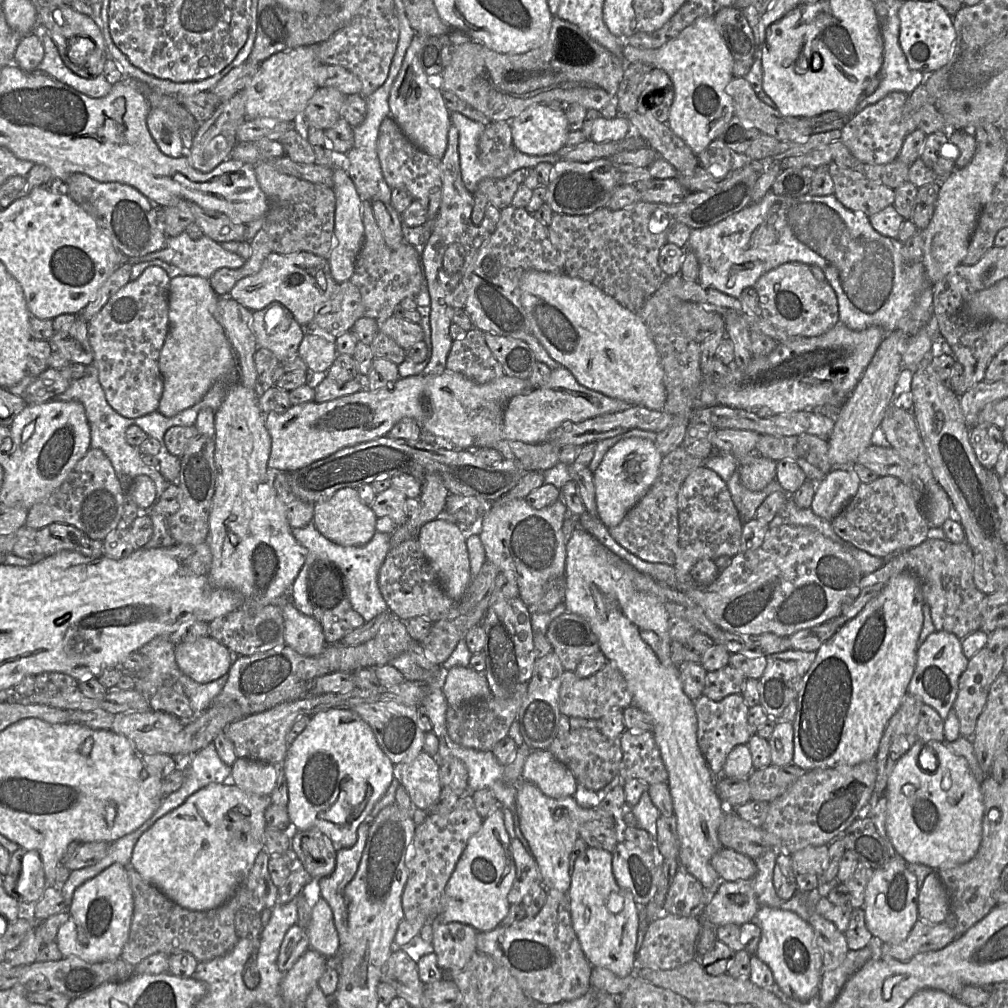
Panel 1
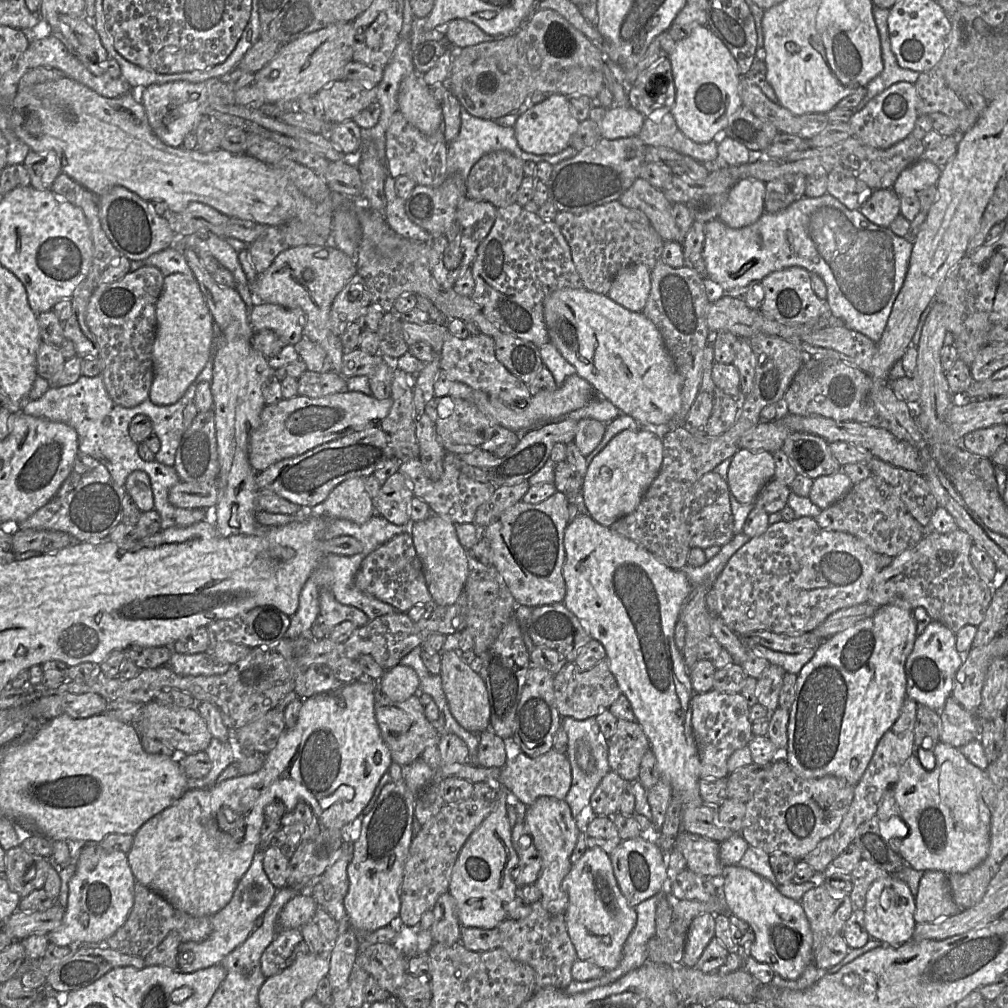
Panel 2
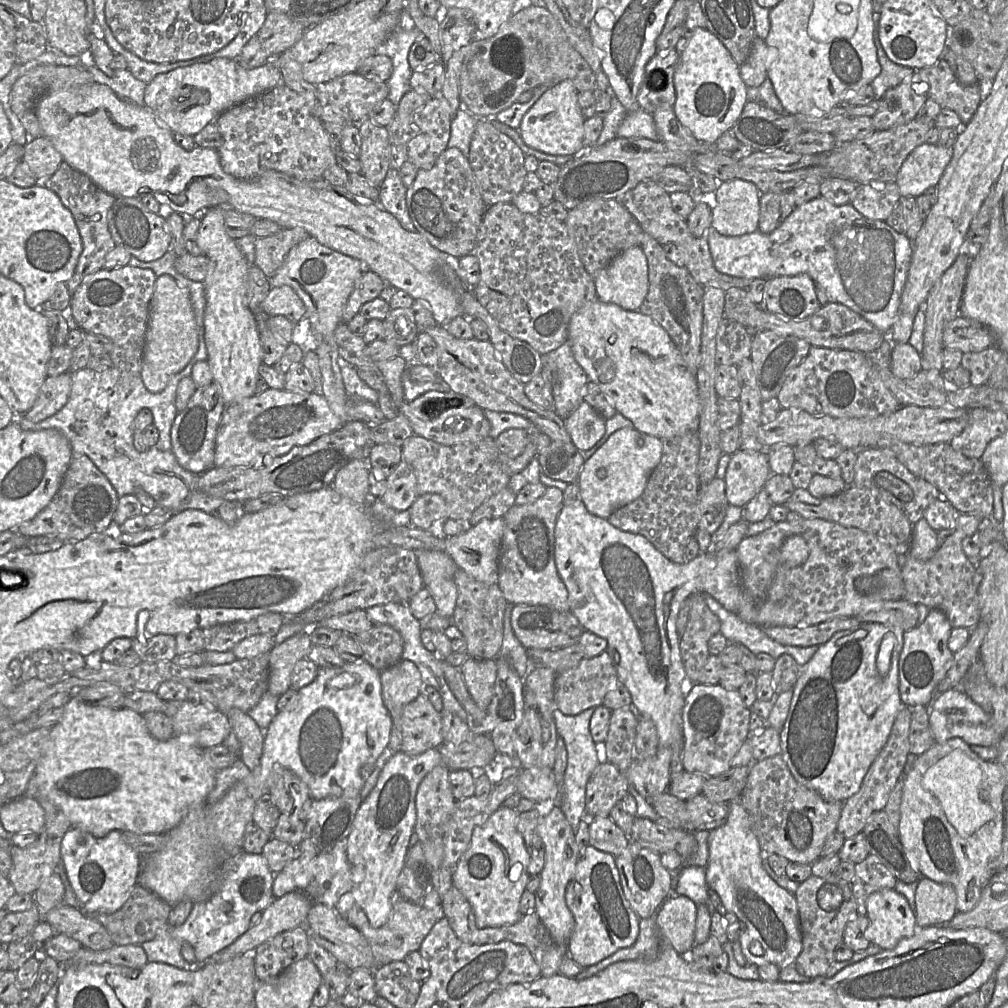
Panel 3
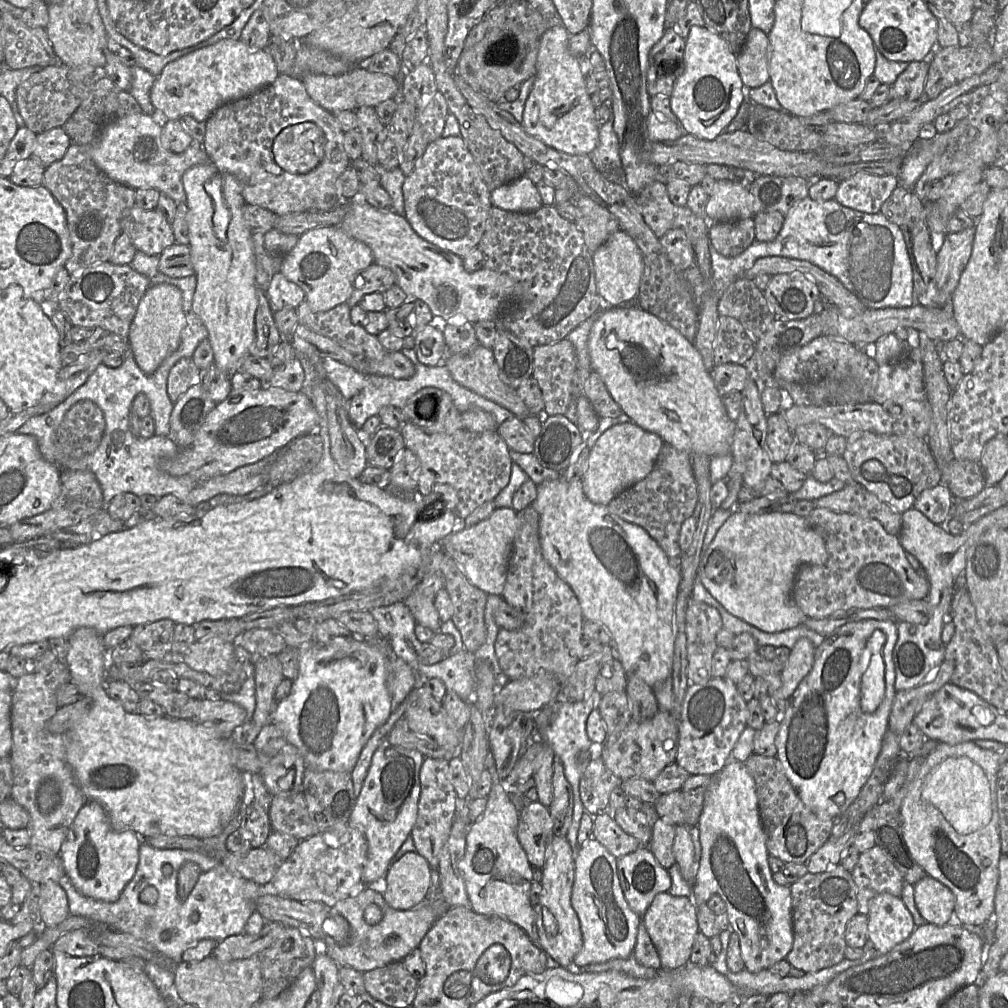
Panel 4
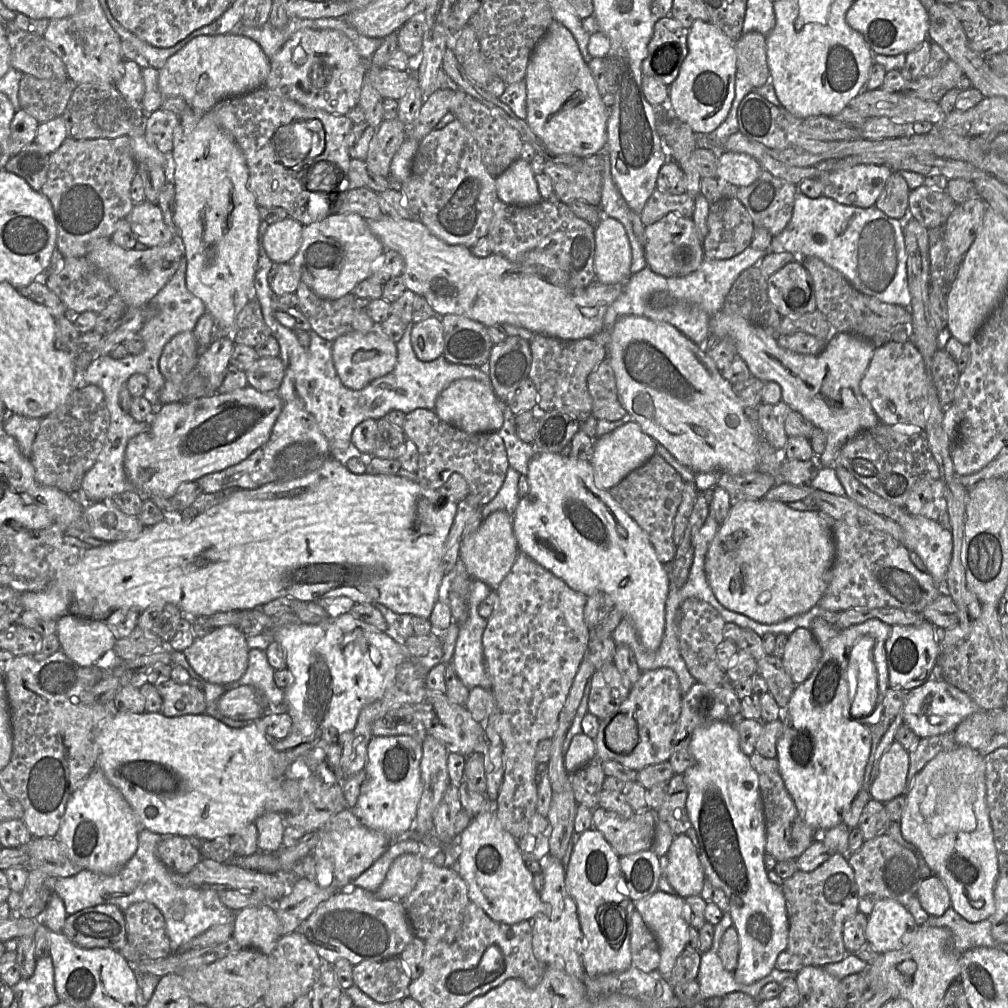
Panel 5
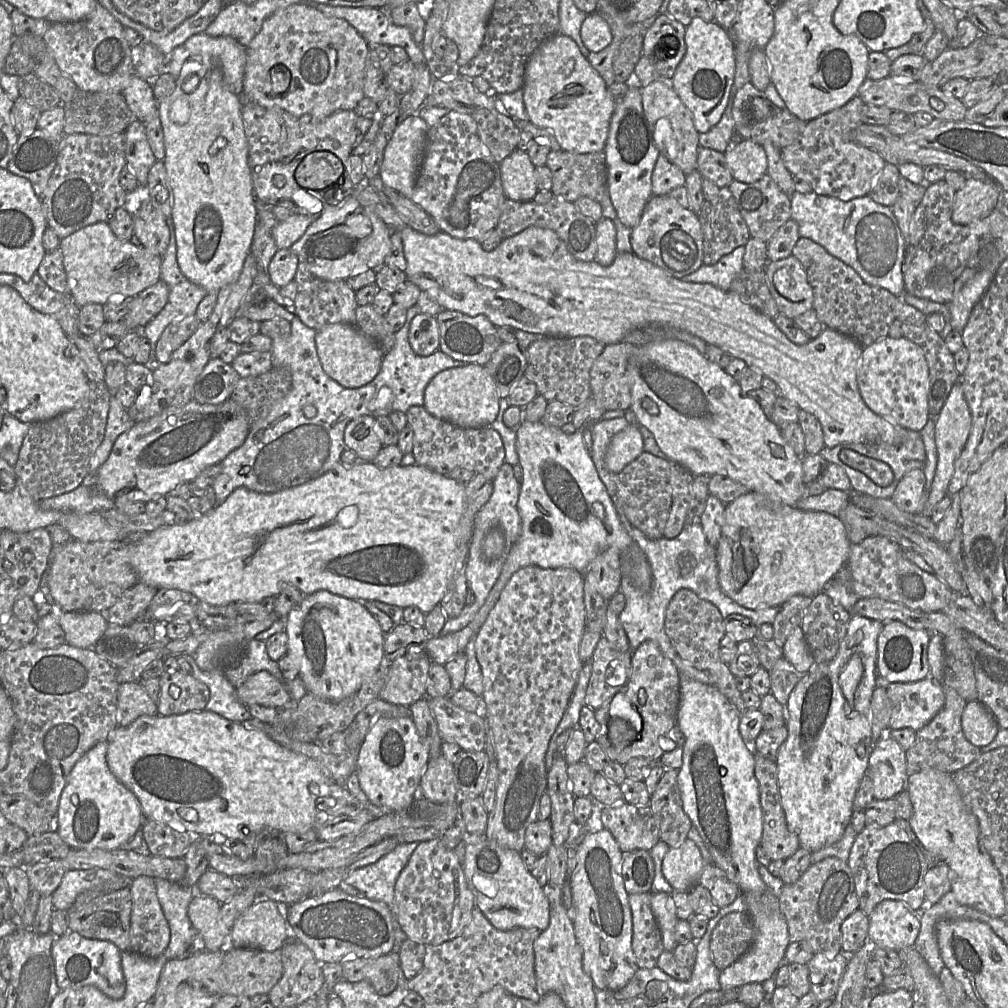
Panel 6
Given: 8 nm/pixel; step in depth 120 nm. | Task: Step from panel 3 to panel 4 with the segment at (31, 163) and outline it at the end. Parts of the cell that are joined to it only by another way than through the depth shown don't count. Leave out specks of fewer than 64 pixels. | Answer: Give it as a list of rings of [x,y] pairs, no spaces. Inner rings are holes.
[[[56,127],[37,134],[32,155],[48,167],[64,157],[71,143],[66,131],[62,127]]]

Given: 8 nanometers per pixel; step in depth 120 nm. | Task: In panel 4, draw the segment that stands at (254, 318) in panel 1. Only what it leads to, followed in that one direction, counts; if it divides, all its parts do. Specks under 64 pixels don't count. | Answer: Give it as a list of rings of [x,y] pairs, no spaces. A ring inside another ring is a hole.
[[[278,272],[270,278],[267,297],[272,311],[278,312],[283,309],[297,309],[305,300],[305,293],[300,286]]]

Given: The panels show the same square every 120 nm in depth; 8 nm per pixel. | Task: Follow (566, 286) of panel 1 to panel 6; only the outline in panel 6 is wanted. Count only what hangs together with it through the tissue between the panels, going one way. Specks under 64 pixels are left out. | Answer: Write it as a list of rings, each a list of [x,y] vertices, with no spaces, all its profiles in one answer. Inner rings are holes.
[[[656,339],[646,345],[637,347],[629,360],[629,383],[631,387],[631,406],[630,409],[635,413],[638,424],[646,427],[666,455],[666,457],[684,467],[693,475],[722,475],[740,482],[749,491],[758,492],[766,495],[774,501],[781,502],[790,507],[797,507],[797,503],[806,494],[806,483],[804,481],[802,457],[795,453],[793,448],[784,439],[781,429],[768,418],[758,403],[745,394],[738,380],[730,376],[725,369],[709,360],[706,355],[701,354],[695,347],[676,339]]]

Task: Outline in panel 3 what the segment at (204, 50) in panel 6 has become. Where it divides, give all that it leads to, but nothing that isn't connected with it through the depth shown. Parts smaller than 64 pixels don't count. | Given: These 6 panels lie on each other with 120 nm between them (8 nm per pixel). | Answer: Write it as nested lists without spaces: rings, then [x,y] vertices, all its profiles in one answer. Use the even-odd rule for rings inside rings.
[[[216,58],[158,74],[147,84],[144,105],[173,133],[194,136],[224,111],[281,83],[281,72],[272,60],[248,70],[238,60]]]

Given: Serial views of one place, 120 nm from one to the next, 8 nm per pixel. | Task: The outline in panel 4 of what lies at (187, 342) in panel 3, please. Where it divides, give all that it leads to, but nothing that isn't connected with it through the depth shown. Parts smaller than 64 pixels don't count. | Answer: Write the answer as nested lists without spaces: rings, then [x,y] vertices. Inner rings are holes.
[[[167,283],[151,285],[140,300],[128,336],[130,351],[142,372],[148,375],[154,373],[178,349],[185,325],[181,290]]]

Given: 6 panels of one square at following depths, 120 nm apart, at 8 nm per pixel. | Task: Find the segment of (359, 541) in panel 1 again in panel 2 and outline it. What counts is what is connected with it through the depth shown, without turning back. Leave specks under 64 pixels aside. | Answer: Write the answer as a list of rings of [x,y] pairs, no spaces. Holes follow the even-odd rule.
[[[357,477],[338,484],[319,506],[320,515],[363,524],[374,515],[373,499],[366,491],[364,478]]]

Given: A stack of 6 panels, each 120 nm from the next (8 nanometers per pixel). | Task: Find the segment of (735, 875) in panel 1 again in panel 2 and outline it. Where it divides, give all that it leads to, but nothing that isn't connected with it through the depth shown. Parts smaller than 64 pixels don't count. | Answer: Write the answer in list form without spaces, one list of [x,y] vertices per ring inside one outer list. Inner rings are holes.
[[[681,831],[674,849],[683,854],[688,870],[706,877],[722,877],[725,866],[719,859],[719,842]]]

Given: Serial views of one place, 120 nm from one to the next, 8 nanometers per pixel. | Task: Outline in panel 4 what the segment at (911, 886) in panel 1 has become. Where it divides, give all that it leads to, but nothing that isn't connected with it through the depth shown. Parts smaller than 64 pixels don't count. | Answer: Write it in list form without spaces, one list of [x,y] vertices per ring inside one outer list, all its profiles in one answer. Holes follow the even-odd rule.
[[[888,893],[872,898],[867,918],[868,939],[880,954],[894,949],[906,940],[916,927],[902,899]]]

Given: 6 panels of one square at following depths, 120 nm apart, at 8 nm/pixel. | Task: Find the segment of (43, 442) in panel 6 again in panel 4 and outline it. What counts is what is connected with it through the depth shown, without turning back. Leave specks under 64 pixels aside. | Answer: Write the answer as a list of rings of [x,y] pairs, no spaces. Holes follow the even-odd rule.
[[[90,400],[73,405],[54,434],[56,450],[69,459],[80,459],[96,450],[105,431],[100,407]]]

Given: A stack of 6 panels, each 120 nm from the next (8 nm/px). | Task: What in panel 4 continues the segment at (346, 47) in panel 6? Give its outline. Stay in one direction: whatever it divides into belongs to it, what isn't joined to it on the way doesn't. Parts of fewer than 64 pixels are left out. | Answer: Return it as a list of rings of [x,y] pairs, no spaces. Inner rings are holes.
[[[309,74],[302,77],[301,81],[311,99],[331,113],[342,110],[356,111],[358,108],[349,74]]]

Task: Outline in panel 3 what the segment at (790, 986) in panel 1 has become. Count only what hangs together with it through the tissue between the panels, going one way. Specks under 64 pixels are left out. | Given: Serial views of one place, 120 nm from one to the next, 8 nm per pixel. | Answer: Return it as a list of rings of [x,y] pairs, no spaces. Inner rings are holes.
[[[740,799],[729,802],[728,808],[726,823],[709,831],[709,855],[708,863],[705,867],[707,886],[709,891],[719,895],[725,909],[734,913],[742,923],[739,942],[747,962],[757,967],[765,964],[775,964],[780,969],[783,969],[794,964],[802,949],[796,899],[792,893],[779,887],[765,871],[762,864],[765,854],[762,852],[759,841],[751,829],[749,815],[741,805]],[[754,941],[761,944],[763,952],[760,956],[756,956],[750,951],[750,945]]]

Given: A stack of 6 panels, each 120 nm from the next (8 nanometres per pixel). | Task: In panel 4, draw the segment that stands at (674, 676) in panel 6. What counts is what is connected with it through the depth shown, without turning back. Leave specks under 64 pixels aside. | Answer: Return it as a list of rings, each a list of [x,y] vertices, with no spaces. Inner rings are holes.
[[[659,710],[653,718],[640,723],[631,720],[619,734],[613,734],[606,738],[602,746],[601,759],[607,768],[622,781],[628,778],[642,778],[653,782],[666,766],[675,763],[677,748],[678,729],[676,719],[672,713]]]

